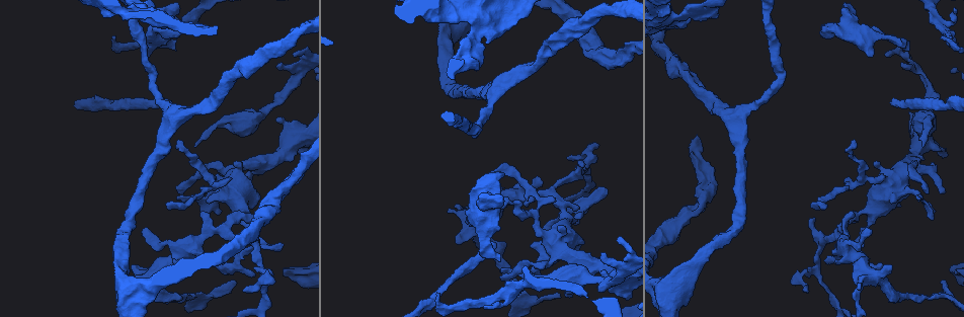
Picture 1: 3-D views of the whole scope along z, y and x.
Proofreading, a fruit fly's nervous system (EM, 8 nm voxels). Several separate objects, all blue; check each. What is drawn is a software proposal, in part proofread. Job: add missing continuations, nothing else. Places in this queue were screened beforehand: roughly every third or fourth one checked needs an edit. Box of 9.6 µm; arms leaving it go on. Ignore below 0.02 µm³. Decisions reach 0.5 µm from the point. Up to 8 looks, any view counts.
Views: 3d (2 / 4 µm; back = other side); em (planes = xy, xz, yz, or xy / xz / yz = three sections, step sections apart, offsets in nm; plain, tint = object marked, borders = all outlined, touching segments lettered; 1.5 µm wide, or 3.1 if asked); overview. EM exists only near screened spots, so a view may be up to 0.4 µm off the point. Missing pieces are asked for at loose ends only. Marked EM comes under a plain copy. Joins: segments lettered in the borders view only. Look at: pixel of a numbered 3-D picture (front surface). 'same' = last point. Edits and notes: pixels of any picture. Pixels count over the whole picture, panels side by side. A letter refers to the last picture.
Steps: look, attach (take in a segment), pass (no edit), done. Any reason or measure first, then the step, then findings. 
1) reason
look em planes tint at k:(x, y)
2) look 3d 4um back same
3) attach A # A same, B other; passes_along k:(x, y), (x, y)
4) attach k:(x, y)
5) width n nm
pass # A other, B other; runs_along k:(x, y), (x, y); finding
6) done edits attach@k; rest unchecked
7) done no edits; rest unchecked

branch stops here
look 3d 2um at 1:(170, 100)

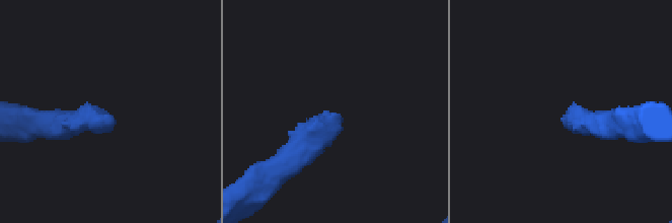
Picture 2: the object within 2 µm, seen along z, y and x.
shape alone is not enough
look em yz step 4 borders at 2:(111, 116)

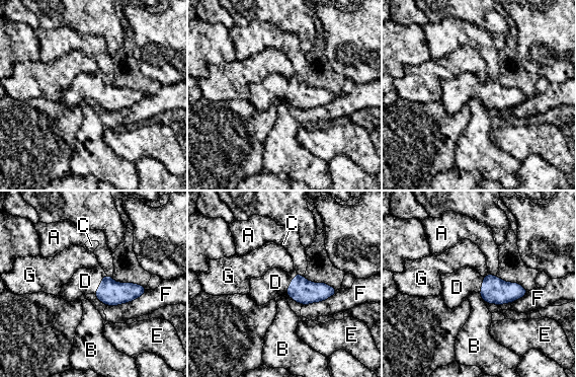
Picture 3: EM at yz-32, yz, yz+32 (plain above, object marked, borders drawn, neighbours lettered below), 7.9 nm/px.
attach D # A other, B other, C other, D same, E other, F other, G other; passes_along 3:(305, 292), (291, 284), (275, 282); it goes on there

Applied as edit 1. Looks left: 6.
an open end
look em planes borders at 1:(922, 145)

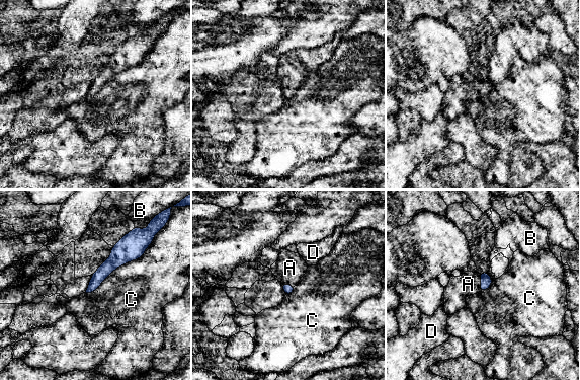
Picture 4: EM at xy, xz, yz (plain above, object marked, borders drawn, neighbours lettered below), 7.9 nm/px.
attach A # A same, B other, C other, D other; passes_along 4:(486, 281), (481, 283), (468, 284); the neuron continues

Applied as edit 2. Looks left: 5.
see it whole again
look overview

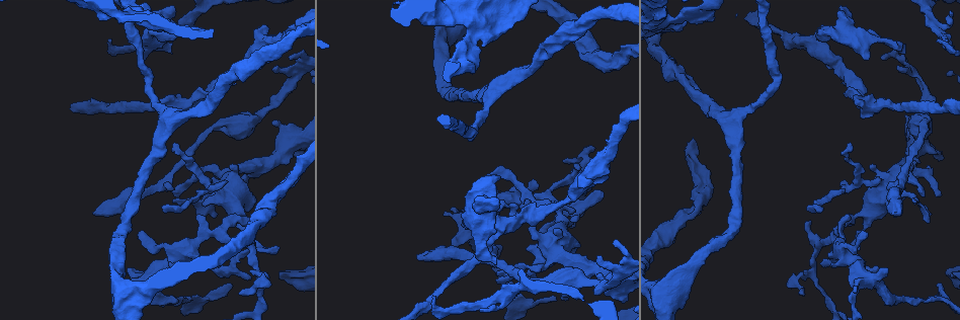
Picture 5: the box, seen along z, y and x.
an open end
look em planes borders at 5:(462, 223)

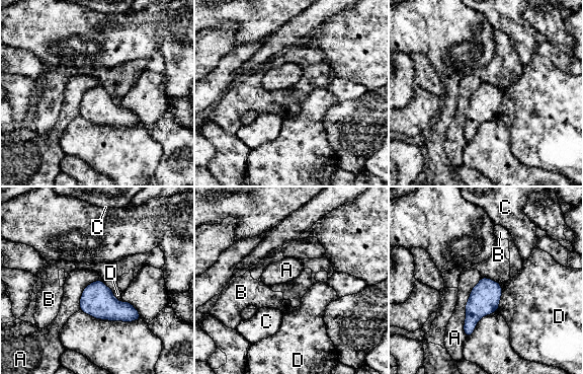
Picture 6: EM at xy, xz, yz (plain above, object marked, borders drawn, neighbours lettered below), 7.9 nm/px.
pass # A other, B other, C other, D other; border 6:(482, 278), (466, 305), (466, 337); no lettered segment goes on from it

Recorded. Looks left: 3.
done edits attach@3, attach@4; rest unchecked

